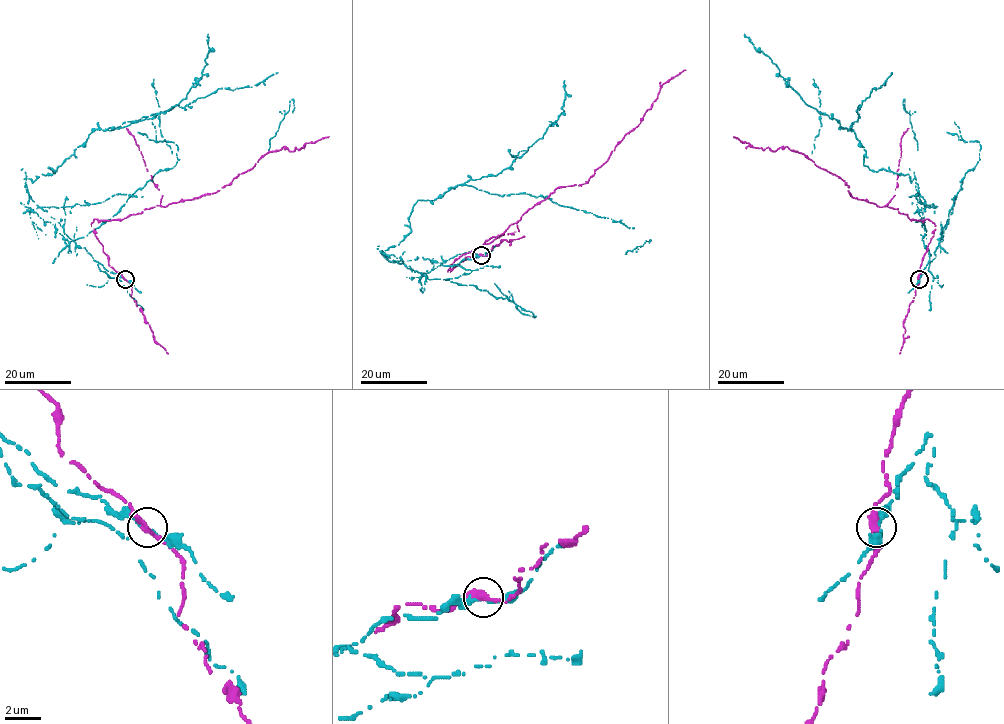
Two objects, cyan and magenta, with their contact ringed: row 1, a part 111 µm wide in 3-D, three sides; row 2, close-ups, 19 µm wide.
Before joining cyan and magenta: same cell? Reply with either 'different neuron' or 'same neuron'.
different neuron

